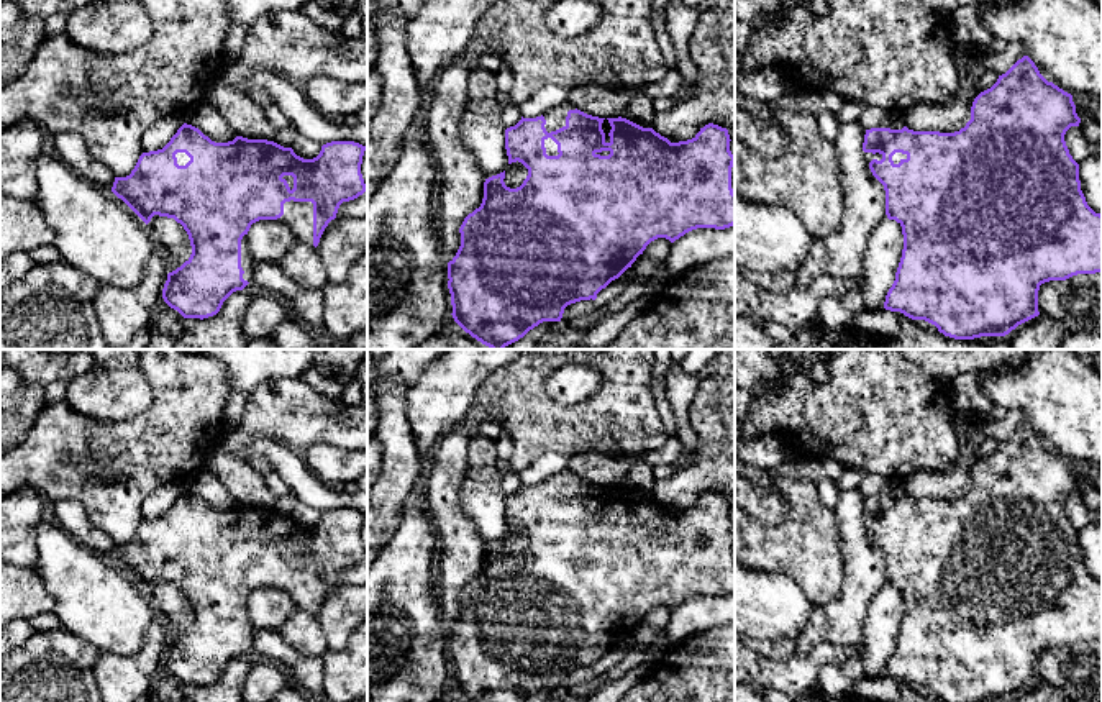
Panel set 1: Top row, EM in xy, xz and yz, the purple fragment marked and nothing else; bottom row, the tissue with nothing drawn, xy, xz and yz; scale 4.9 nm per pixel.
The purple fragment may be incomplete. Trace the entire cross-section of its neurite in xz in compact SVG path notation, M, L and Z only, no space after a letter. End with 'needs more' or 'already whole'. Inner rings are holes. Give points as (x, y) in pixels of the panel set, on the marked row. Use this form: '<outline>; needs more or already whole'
M564 103L536 118L523 118L505 130L508 164L521 162L528 176L517 189L505 185L505 171L485 179L484 198L461 228L461 246L448 262L453 318L490 349L523 338L543 321L561 321L564 308L597 294L618 279L646 246L666 238L671 243L697 228L725 230L735 225L735 192L726 128L708 123L687 141L671 143L653 128L626 118L599 118Z; needs more

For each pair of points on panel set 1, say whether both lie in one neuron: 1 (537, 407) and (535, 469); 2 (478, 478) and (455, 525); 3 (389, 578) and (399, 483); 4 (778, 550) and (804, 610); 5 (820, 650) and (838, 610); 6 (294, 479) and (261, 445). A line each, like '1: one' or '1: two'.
1: two
2: two
3: two
4: two
5: two
6: one

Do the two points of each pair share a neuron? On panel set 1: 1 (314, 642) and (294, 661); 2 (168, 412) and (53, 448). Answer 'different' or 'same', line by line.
1: different
2: same

